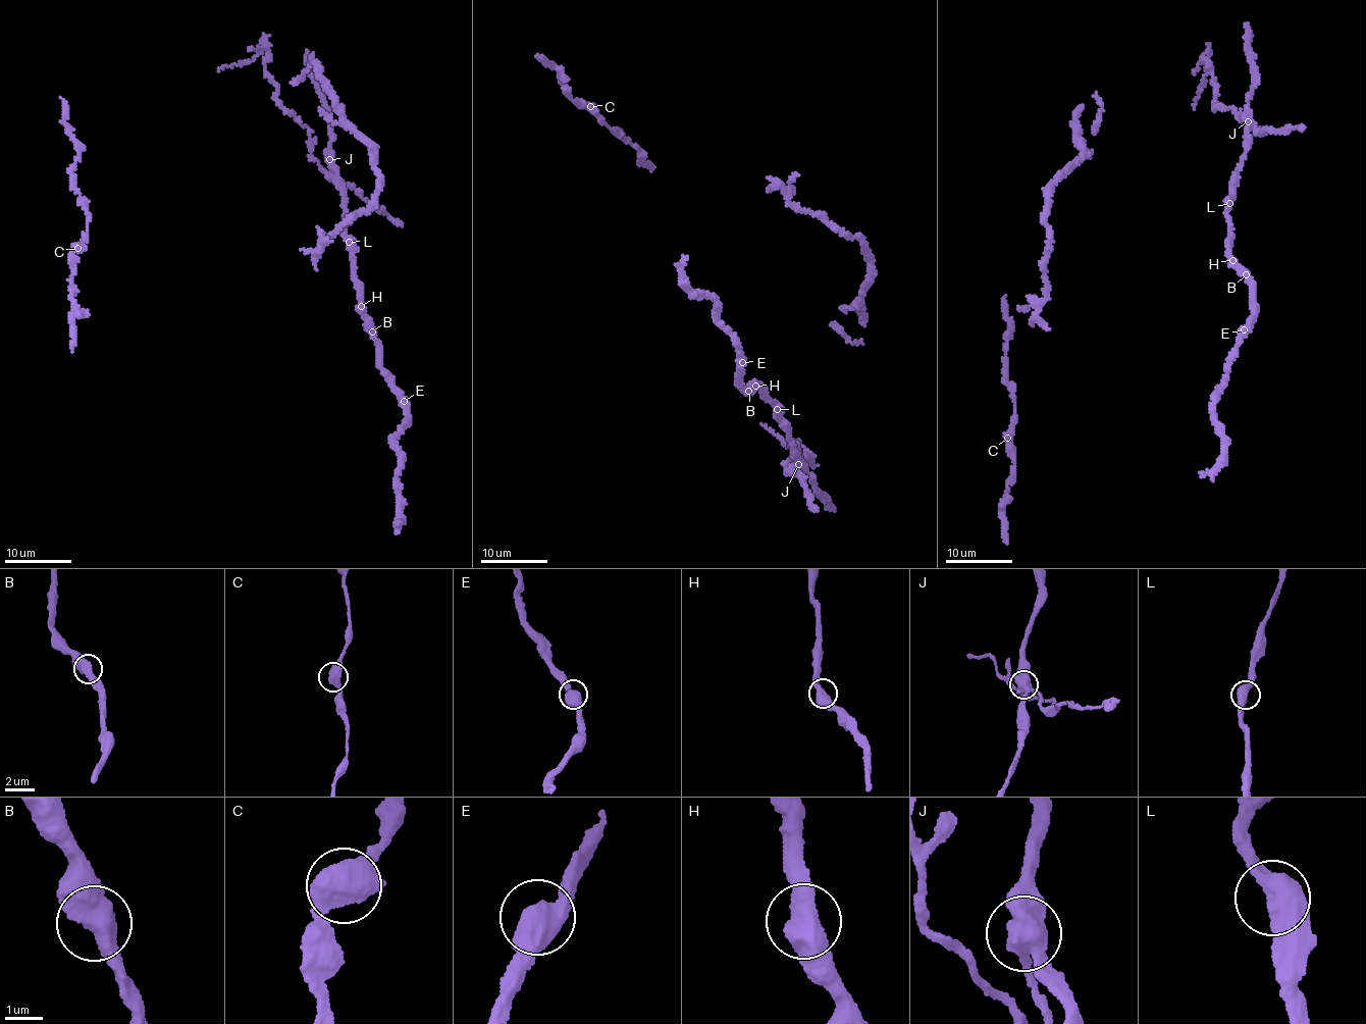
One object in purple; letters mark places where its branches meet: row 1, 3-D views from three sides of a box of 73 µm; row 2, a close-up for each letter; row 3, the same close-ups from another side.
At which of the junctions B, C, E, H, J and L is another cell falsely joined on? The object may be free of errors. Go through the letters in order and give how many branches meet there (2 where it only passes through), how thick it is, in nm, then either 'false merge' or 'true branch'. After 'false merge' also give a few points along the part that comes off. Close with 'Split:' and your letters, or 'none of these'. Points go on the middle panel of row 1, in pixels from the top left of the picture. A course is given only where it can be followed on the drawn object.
B: branches 2; calibre 550 nm; true branch
C: branches 3; calibre 480 nm; true branch
E: branches 2; calibre 550 nm; true branch
H: branches 2; calibre 600 nm; true branch
J: branches 3; calibre 550 nm; false merge; course (799, 464), (787, 471), (785, 463), (799, 456), (792, 444), (798, 454), (794, 455), (807, 458), (763, 423)
L: branches 2; calibre 550 nm; true branch
Split: J

